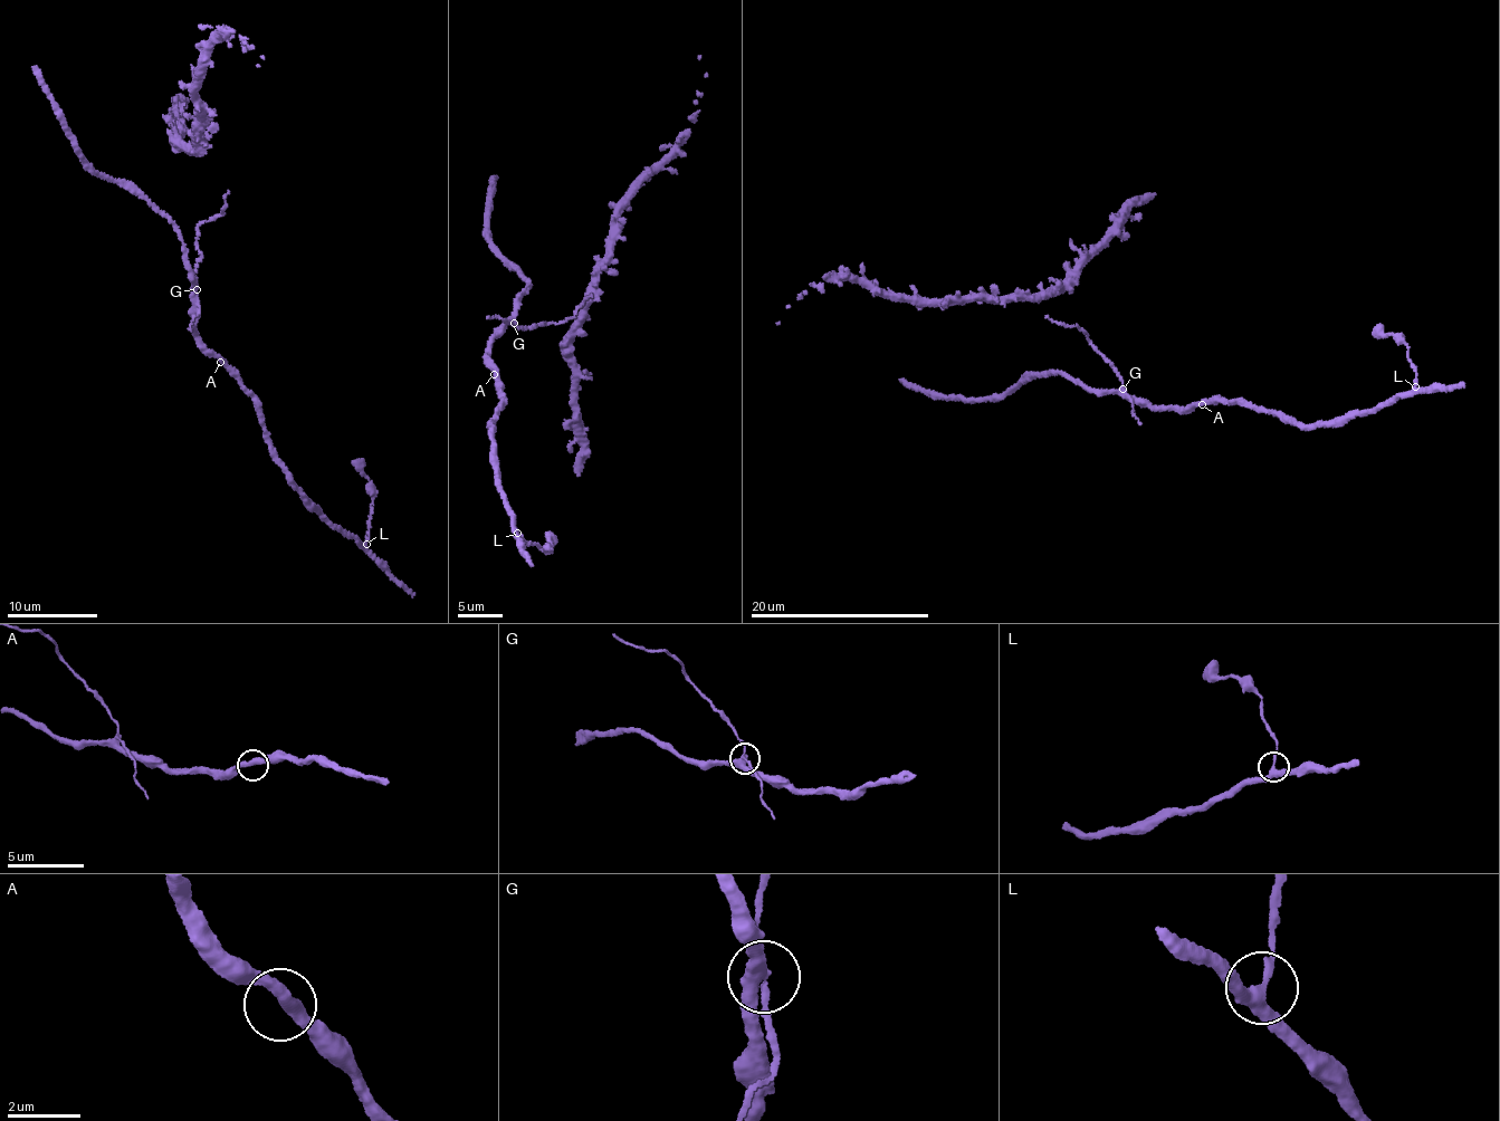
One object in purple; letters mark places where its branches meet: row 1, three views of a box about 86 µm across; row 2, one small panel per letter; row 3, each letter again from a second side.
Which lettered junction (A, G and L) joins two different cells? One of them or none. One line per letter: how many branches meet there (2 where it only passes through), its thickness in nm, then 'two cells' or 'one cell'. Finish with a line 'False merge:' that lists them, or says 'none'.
A: 2 branches meet; 360 nm thick; one cell
G: 3 branches meet; 320 nm thick; two cells
L: 3 branches meet; 300 nm thick; one cell
False merge: G

